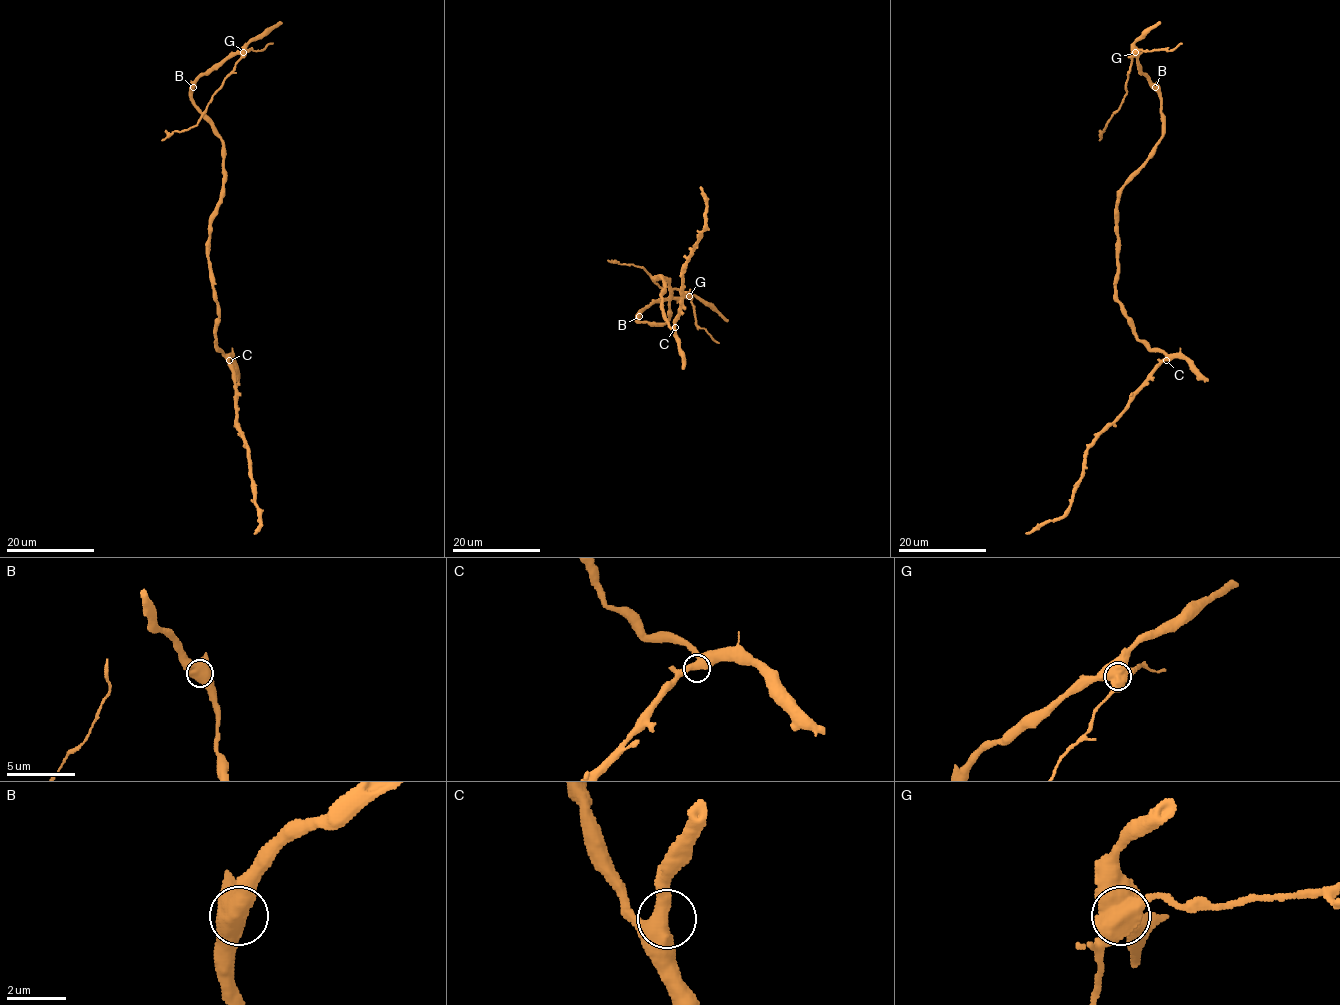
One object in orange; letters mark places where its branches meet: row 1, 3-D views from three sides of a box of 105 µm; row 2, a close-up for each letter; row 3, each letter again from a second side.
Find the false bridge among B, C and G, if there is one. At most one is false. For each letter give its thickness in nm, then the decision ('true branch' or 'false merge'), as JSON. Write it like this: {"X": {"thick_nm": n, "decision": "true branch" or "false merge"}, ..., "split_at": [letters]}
{"B": {"thick_nm": 650, "decision": "true branch"}, "C": {"thick_nm": 480, "decision": "true branch"}, "G": {"thick_nm": 750, "decision": "false merge"}, "split_at": ["G"]}

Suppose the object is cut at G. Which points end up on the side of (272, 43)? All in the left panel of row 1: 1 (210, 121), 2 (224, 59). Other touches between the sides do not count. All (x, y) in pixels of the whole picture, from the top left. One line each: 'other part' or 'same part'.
1: other part
2: other part

